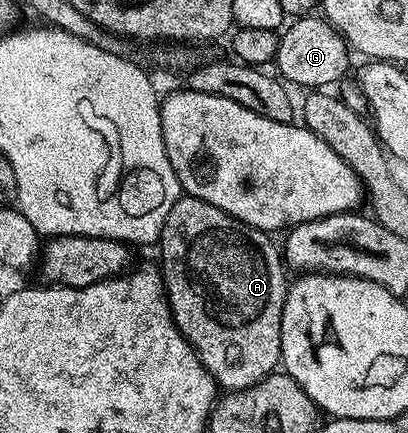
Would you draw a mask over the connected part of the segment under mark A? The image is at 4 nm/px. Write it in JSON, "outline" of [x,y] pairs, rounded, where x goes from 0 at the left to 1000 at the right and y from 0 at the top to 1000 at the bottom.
{"outline":[[[461,448],[439,453],[431,471],[422,473],[422,485],[412,492],[412,506],[402,515],[402,529],[395,531],[387,559],[387,575],[397,584],[392,624],[397,656],[407,661],[407,702],[417,709],[417,727],[426,734],[426,746],[441,760],[441,769],[475,799],[475,813],[490,824],[505,859],[525,873],[527,887],[537,896],[549,894],[544,898],[556,905],[603,901],[632,882],[647,880],[659,866],[684,855],[691,834],[686,751],[696,732],[706,642],[701,644],[703,619],[696,614],[694,591],[686,587],[684,573],[679,580],[664,552],[669,550],[654,536],[635,531],[632,524],[613,522],[583,503],[571,503],[564,494],[549,492],[544,483],[529,480],[529,473],[517,473]]]}

